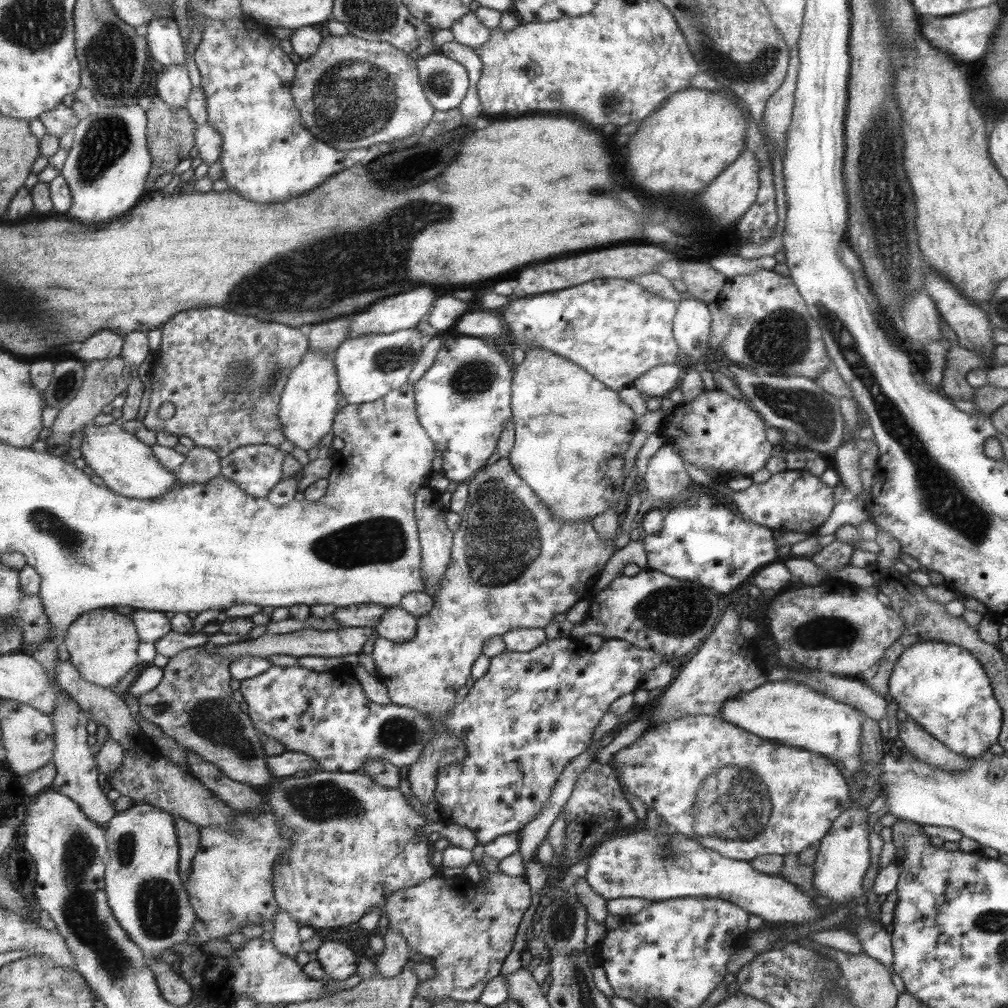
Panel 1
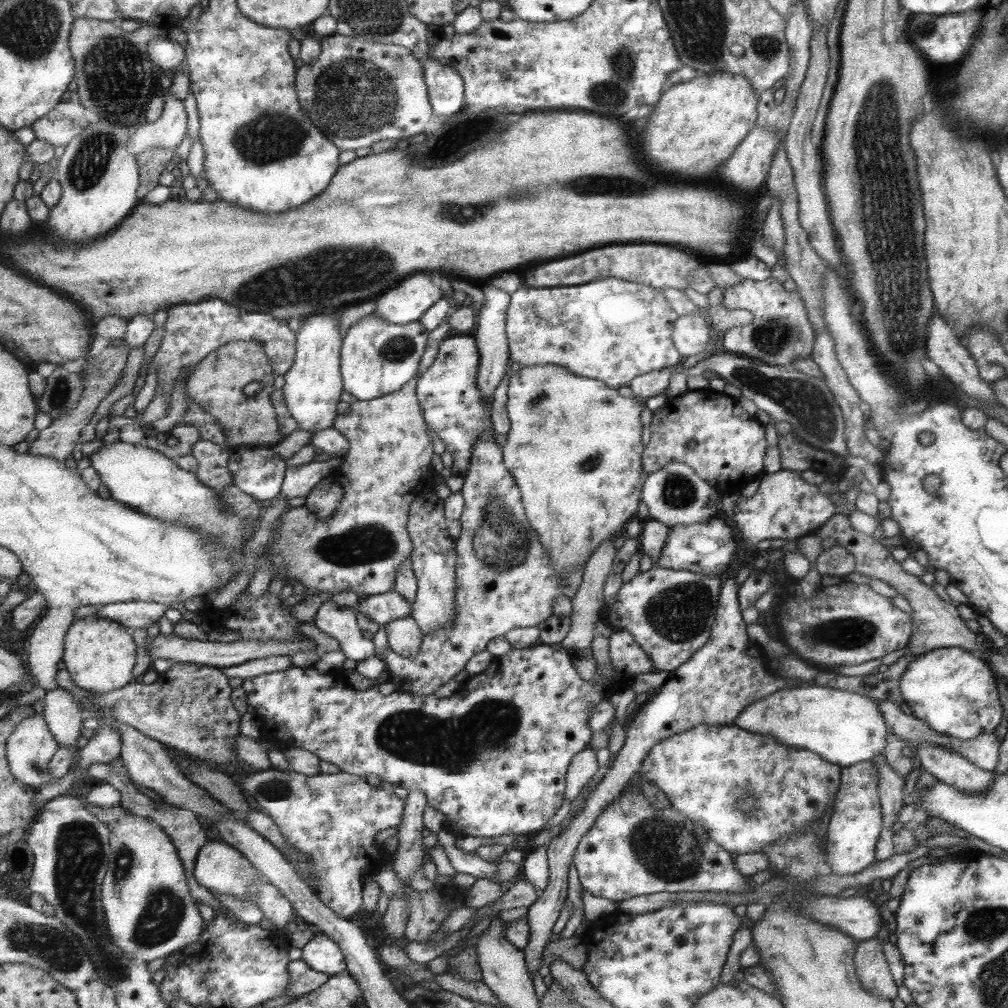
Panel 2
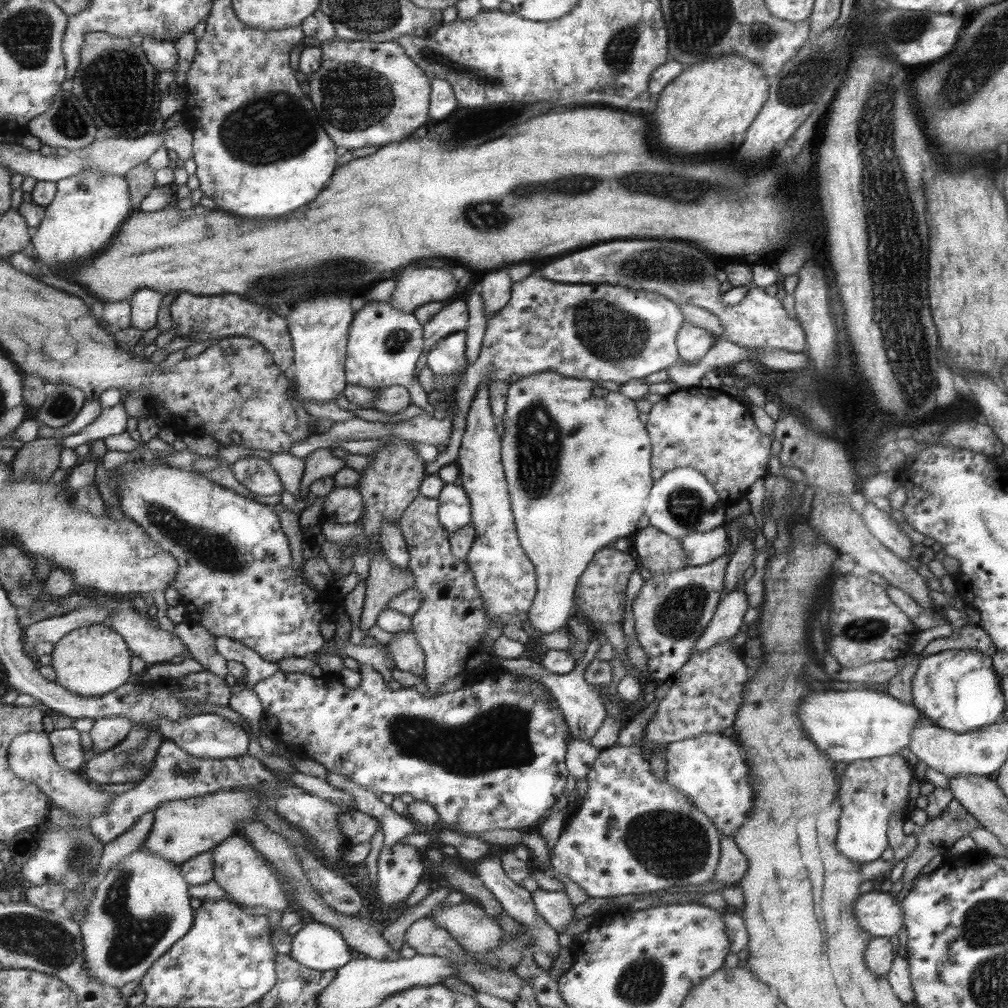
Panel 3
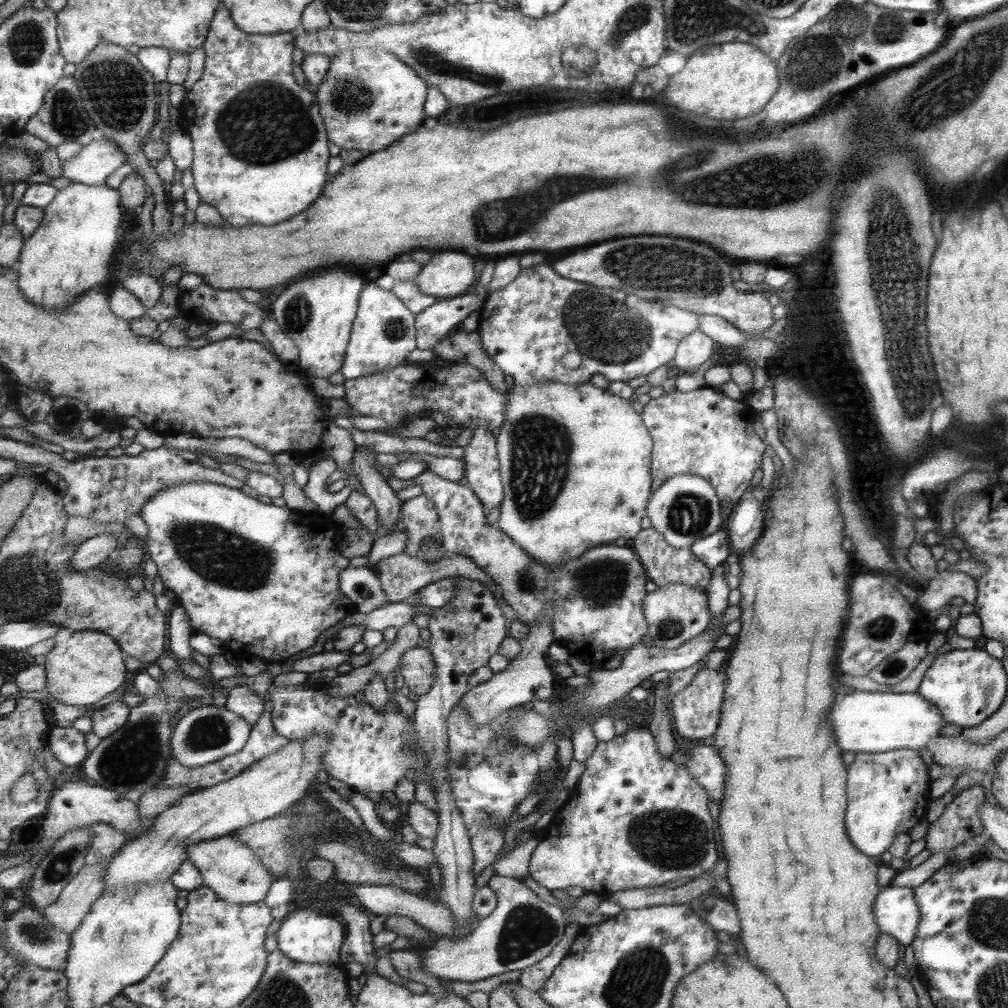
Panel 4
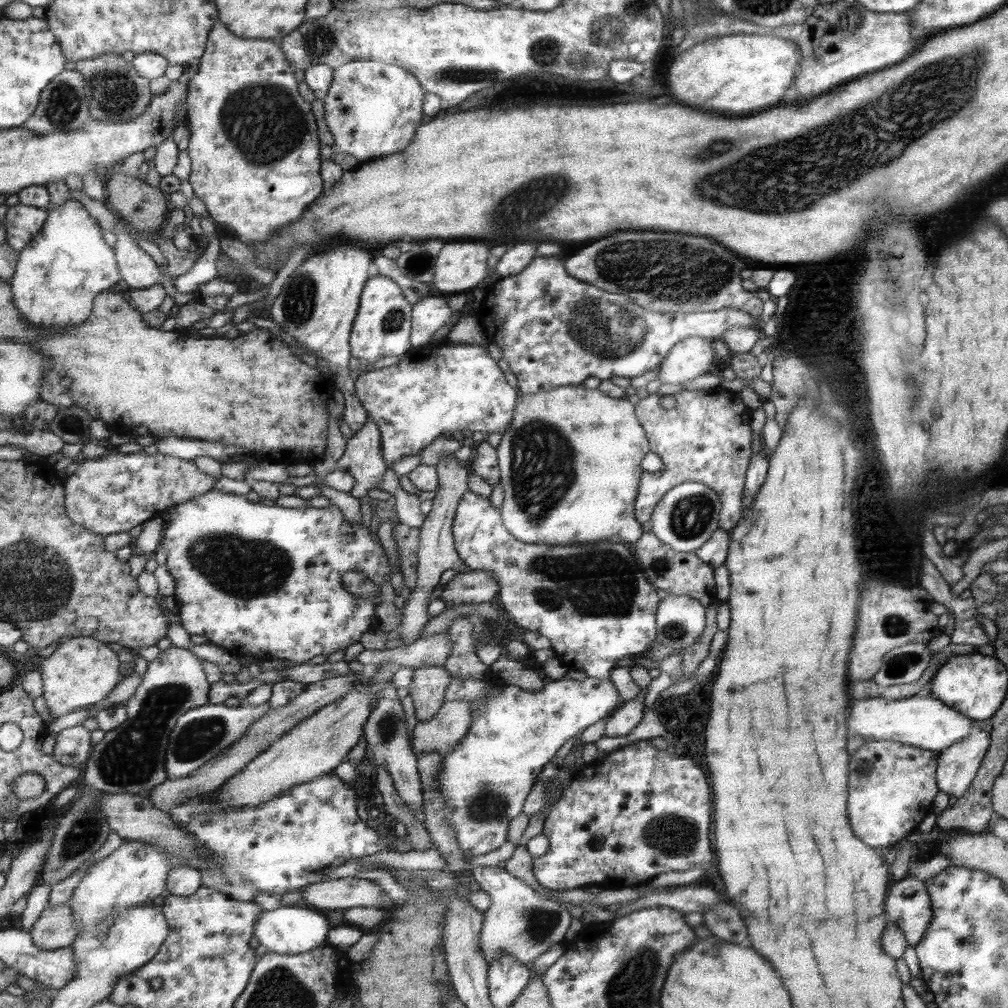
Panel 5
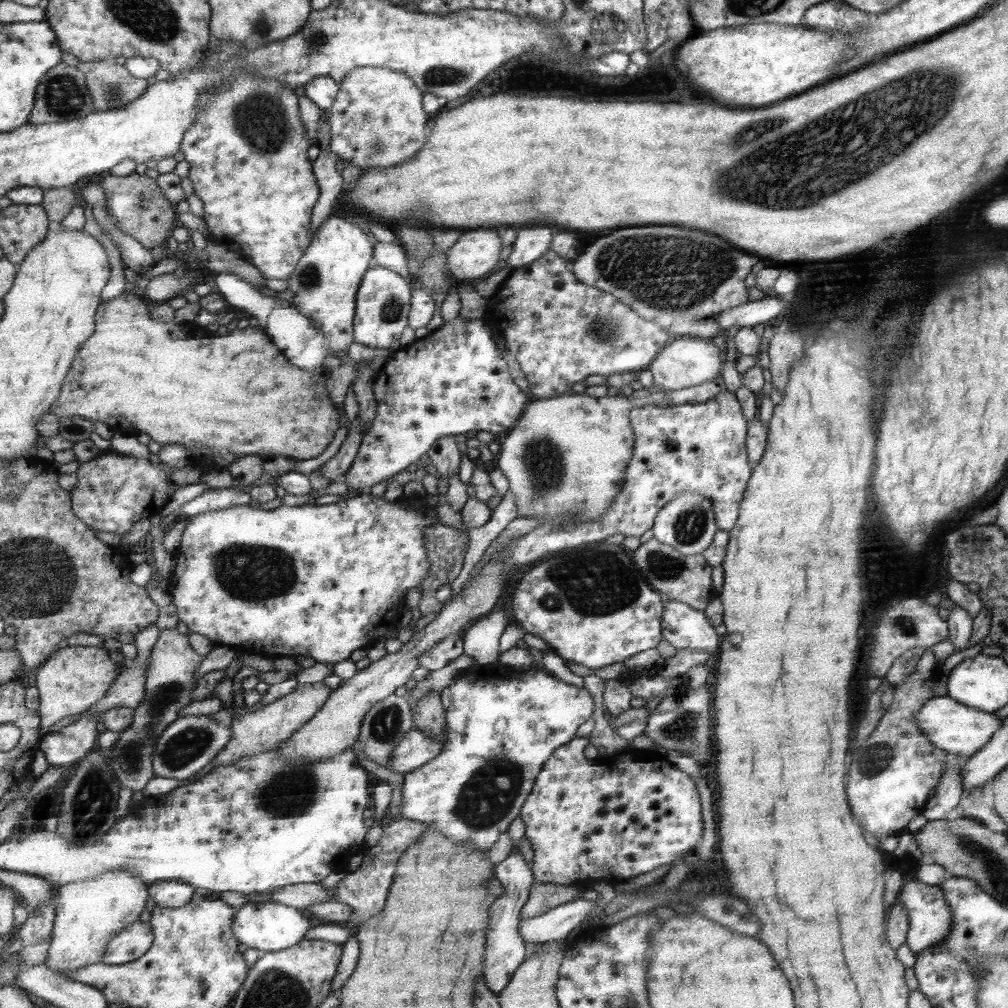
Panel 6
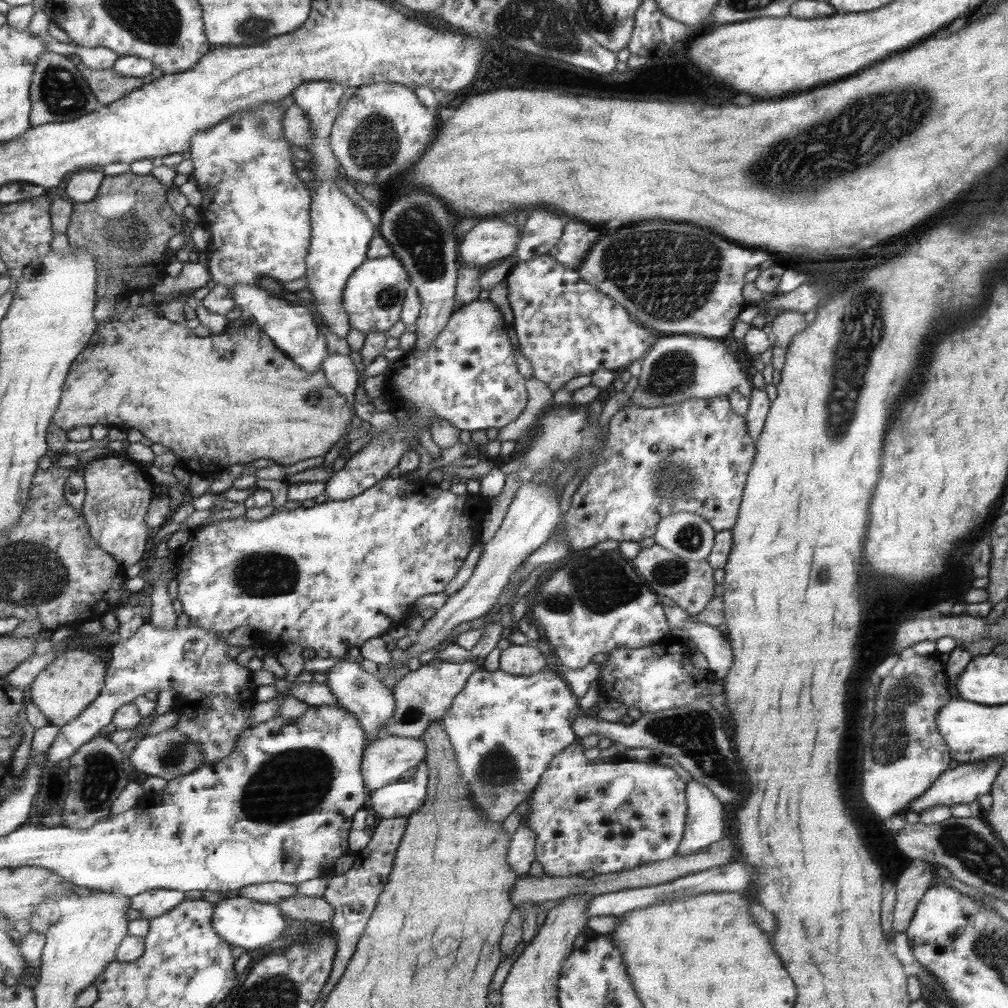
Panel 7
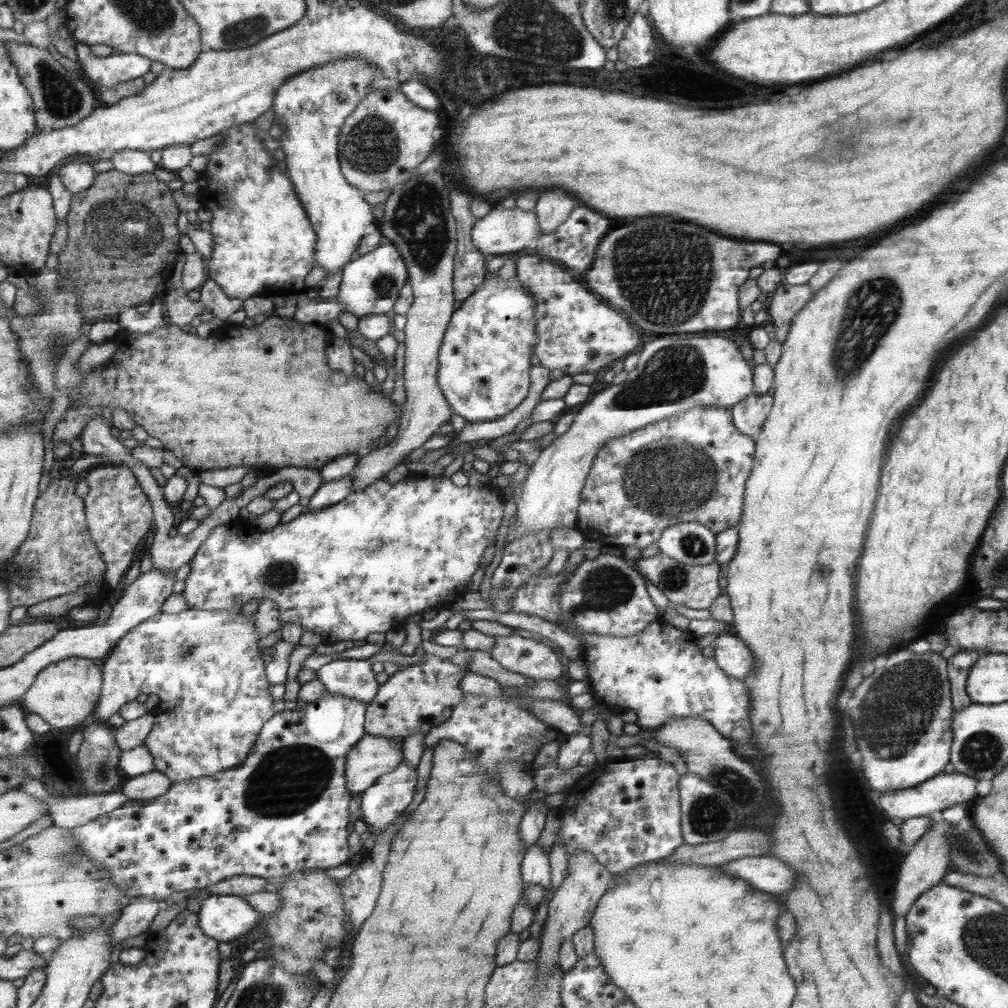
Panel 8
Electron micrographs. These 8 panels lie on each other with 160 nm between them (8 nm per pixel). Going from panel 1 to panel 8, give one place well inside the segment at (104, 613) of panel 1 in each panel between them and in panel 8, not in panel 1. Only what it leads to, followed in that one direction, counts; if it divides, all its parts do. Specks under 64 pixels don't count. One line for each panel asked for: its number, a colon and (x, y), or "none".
2: (100, 654)
3: (93, 661)
4: (89, 666)
5: (82, 672)
6: (76, 678)
7: (63, 691)
8: (65, 694)

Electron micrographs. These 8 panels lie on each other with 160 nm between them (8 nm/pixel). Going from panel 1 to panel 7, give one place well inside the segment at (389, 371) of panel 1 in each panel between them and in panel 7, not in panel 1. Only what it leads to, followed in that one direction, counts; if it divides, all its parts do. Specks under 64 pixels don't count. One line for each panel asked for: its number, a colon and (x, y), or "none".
2: (378, 357)
3: (385, 342)
4: (382, 335)
5: (381, 328)
6: (382, 304)
7: (373, 297)

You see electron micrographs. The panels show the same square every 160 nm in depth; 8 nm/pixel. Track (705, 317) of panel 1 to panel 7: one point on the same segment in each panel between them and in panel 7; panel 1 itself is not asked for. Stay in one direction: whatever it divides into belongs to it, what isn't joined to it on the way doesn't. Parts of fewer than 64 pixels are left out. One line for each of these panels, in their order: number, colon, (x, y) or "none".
2: (690, 335)
3: (692, 342)
4: (694, 351)
5: (692, 357)
6: (683, 363)
7: (676, 368)

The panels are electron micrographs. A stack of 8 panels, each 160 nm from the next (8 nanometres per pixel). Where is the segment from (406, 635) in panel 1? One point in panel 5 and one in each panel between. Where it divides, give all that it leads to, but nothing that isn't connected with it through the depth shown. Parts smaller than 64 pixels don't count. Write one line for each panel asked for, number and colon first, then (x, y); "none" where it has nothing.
2: (403, 636)
3: (407, 656)
4: (417, 668)
5: (427, 689)

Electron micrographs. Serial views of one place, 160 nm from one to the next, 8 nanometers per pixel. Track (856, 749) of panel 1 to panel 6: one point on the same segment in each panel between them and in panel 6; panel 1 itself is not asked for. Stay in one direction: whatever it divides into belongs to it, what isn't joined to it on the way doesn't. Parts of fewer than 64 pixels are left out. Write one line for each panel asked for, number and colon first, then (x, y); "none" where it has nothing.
2: (845, 728)
3: (854, 725)
4: (867, 722)
5: (921, 721)
6: (961, 730)

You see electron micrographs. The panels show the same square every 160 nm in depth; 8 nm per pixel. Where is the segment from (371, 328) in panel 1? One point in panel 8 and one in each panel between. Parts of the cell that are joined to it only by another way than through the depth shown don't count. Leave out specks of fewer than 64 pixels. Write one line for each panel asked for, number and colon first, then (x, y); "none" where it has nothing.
2: (407, 302)
3: (423, 285)
4: (446, 275)
5: (458, 267)
6: (477, 251)
7: (491, 239)
8: (501, 231)

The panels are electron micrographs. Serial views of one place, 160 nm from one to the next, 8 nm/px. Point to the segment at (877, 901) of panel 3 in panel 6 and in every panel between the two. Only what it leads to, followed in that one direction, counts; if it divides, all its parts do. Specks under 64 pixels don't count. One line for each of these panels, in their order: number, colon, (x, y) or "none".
4: (896, 911)
5: (908, 905)
6: (929, 916)

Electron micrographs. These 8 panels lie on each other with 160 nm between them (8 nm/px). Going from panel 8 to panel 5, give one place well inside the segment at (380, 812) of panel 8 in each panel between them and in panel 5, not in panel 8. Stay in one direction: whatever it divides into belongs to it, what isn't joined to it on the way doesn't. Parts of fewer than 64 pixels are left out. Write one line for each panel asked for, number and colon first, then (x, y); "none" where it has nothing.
5: (513, 734)
6: (501, 727)
7: (400, 798)

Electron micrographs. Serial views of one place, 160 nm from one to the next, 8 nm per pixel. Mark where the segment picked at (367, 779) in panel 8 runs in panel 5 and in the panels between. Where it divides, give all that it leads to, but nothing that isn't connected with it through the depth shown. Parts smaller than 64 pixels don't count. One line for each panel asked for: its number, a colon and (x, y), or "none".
5: (440, 734)
6: (413, 750)
7: (384, 759)

